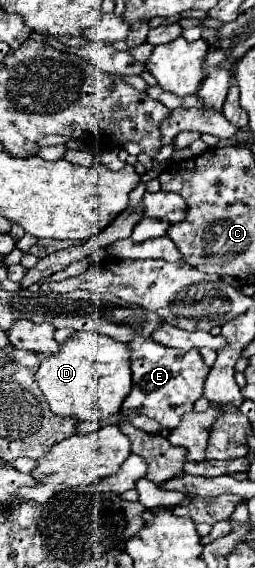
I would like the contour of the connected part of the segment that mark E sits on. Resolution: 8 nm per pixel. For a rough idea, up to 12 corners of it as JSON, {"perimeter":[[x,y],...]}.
{"perimeter":[[133,339],[123,409],[173,429],[203,395],[199,351]]}

